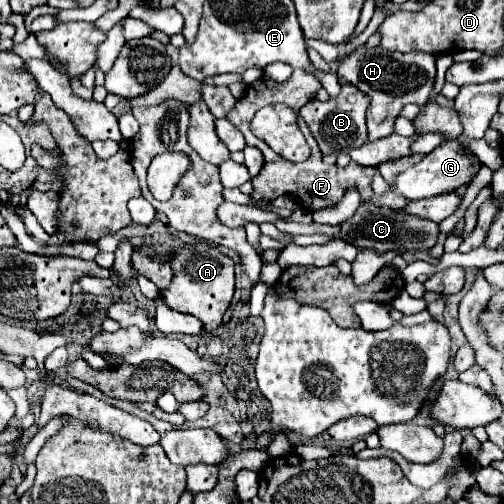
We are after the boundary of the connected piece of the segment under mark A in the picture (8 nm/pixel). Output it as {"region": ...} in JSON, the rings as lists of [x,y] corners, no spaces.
{"region":[[[200,242],[184,246],[170,258],[170,264],[174,280],[170,288],[162,292],[166,296],[164,304],[176,312],[186,312],[202,320],[206,332],[216,330],[222,324],[222,316],[234,294],[234,262],[218,248]]]}

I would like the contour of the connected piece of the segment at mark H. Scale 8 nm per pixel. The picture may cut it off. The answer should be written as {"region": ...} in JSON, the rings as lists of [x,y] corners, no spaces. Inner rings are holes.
{"region":[[[358,46],[352,54],[338,58],[338,82],[352,84],[360,92],[364,92],[370,98],[370,106],[366,110],[366,124],[368,124],[368,140],[376,142],[384,138],[386,134],[392,134],[392,126],[400,114],[400,110],[414,102],[422,106],[432,88],[434,88],[434,76],[436,76],[436,66],[434,66],[434,56],[424,54],[420,50],[412,50],[408,54],[402,52],[392,52],[384,50],[382,46],[368,48],[368,46]]]}

